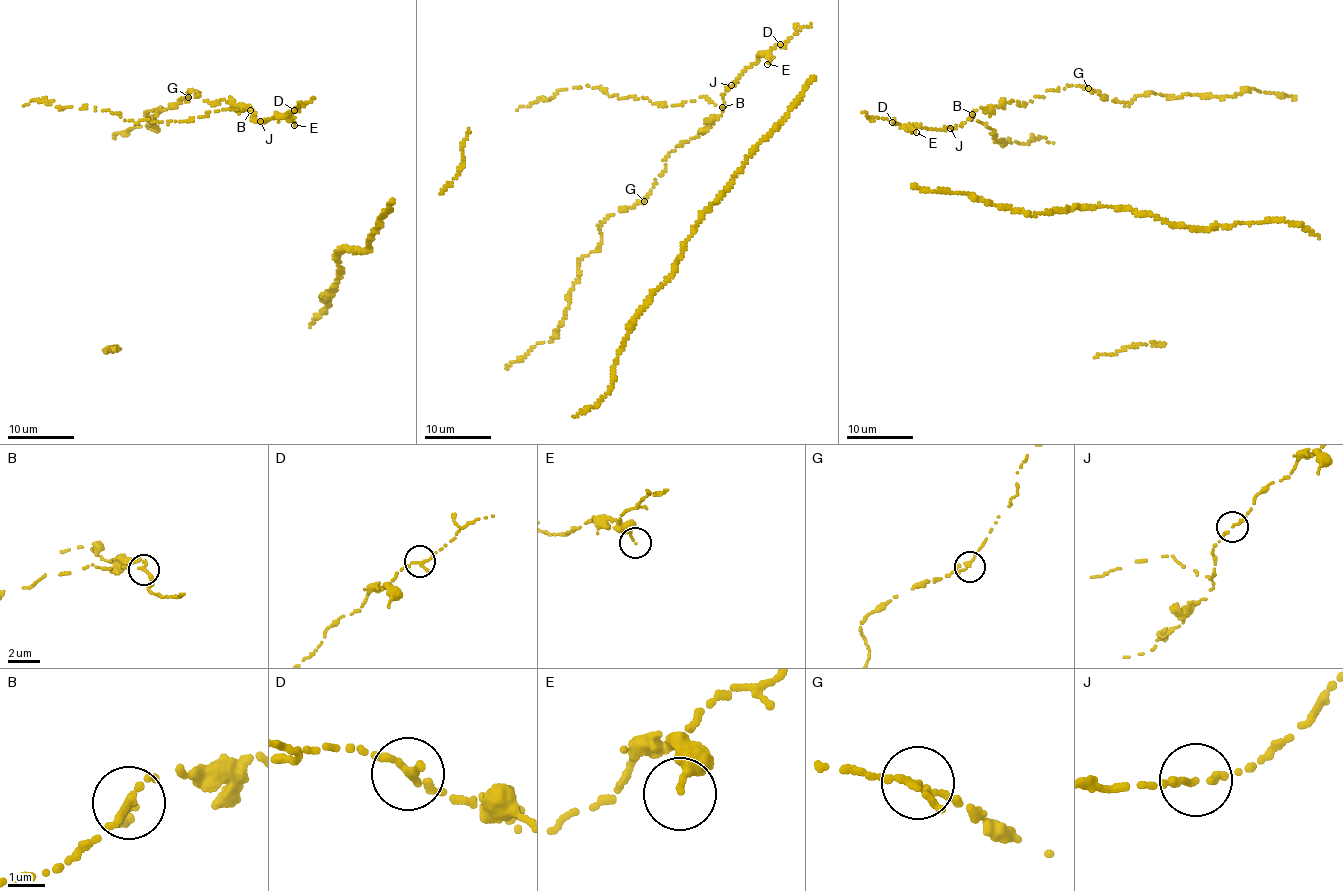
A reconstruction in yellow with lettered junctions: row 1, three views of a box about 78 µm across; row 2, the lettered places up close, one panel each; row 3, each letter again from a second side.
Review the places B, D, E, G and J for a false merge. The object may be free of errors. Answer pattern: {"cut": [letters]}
{"cut": ["B"]}

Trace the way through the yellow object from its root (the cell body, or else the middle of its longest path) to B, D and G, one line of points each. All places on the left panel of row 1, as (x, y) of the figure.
B: (294, 125), (285, 115), (257, 122), (252, 119), (254, 116), (250, 111)
D: (294, 125), (287, 118), (294, 110)
G: (294, 125), (285, 115), (257, 122), (251, 107), (234, 106), (225, 100), (211, 103), (191, 89), (188, 97)

